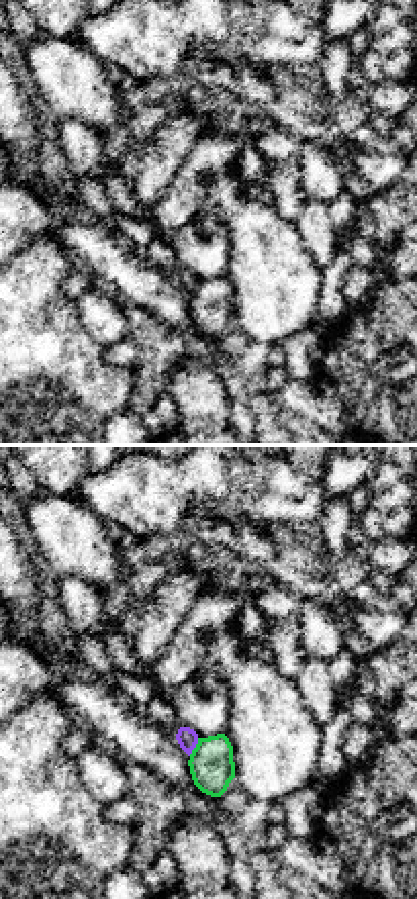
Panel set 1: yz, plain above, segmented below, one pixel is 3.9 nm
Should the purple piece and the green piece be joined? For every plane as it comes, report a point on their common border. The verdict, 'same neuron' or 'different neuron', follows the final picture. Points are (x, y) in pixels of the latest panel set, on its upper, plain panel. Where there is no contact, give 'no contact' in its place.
contact (195, 289)

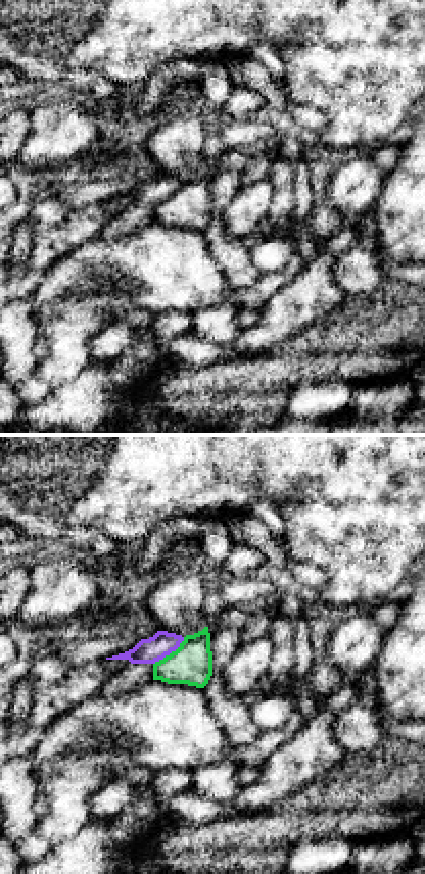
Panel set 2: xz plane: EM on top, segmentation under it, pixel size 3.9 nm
contact (170, 195)

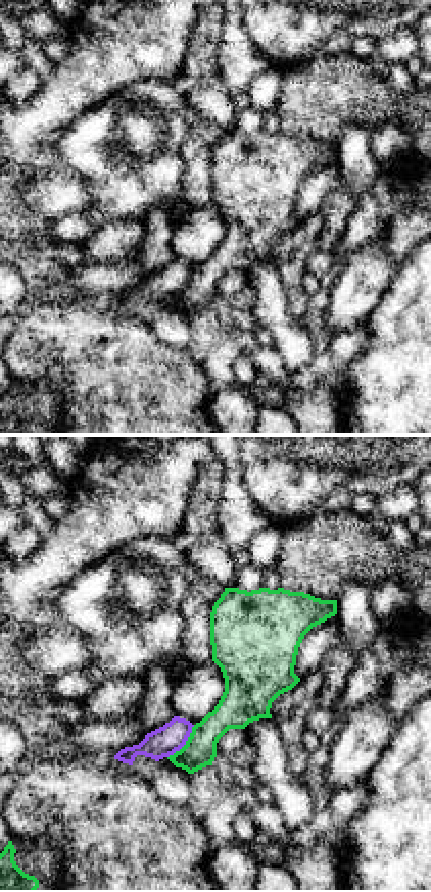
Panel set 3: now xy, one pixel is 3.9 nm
contact (184, 286)

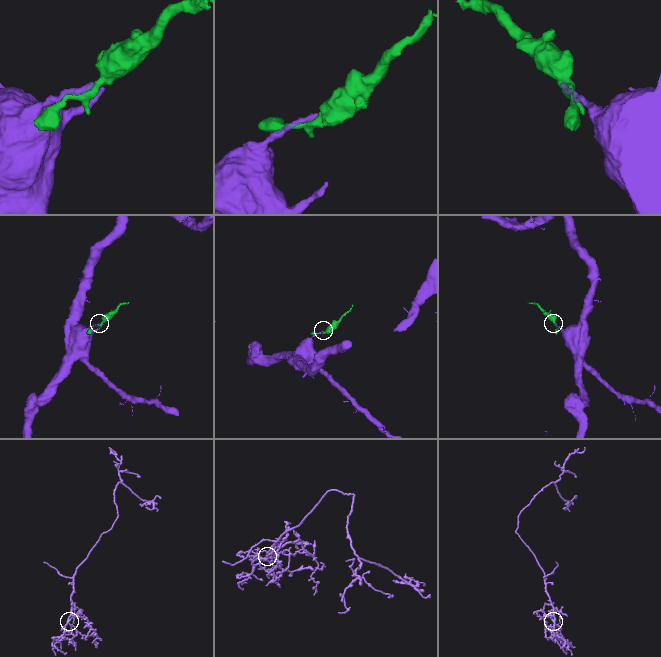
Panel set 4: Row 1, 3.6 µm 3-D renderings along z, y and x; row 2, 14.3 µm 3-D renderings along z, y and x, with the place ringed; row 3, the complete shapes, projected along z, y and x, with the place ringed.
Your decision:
different neuron

